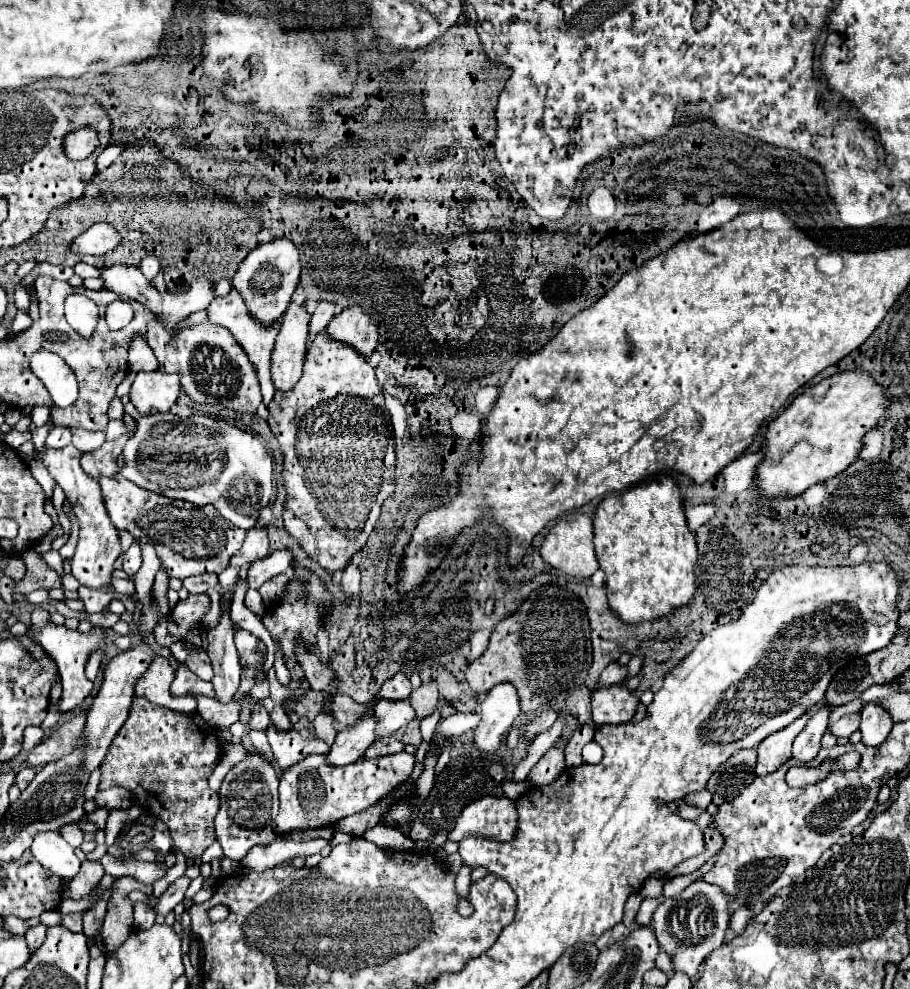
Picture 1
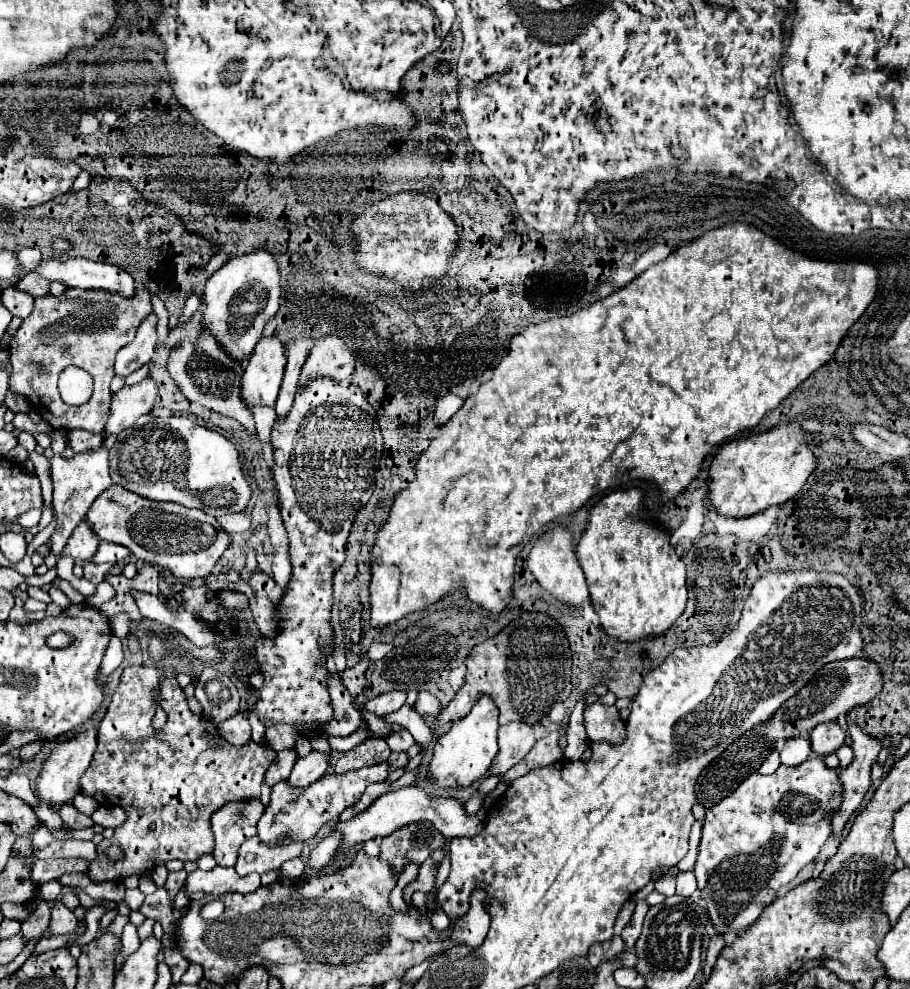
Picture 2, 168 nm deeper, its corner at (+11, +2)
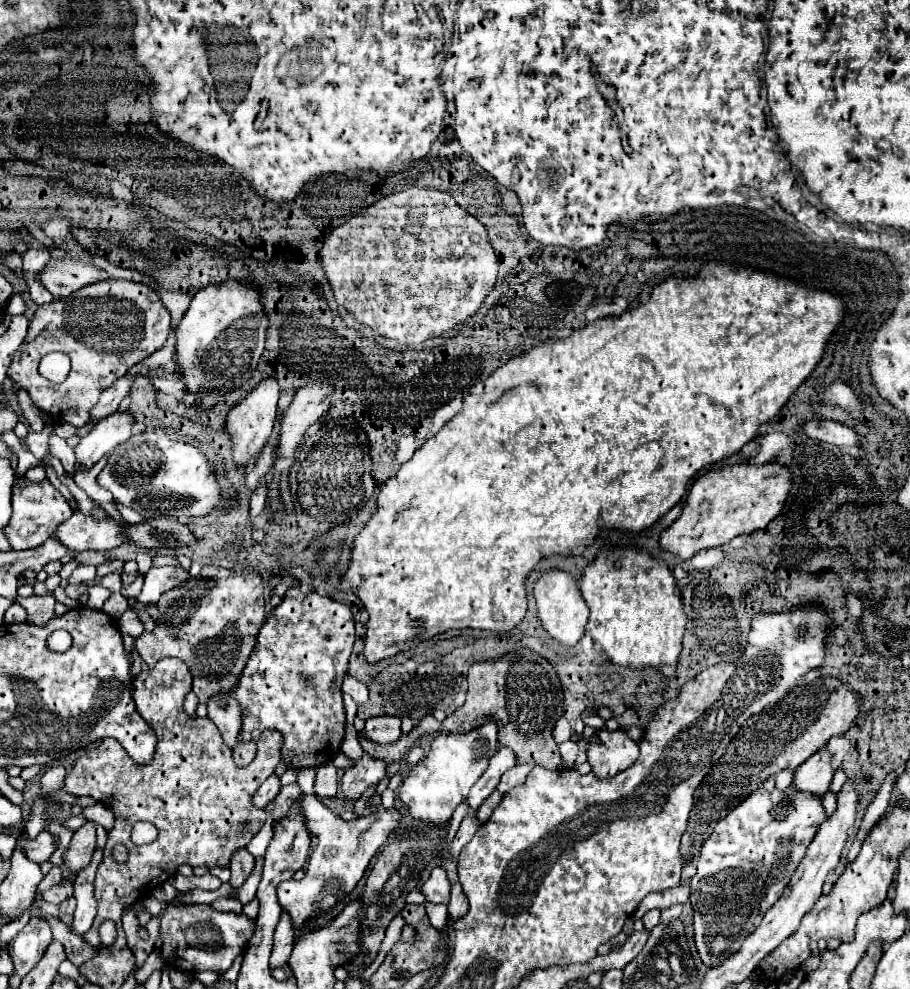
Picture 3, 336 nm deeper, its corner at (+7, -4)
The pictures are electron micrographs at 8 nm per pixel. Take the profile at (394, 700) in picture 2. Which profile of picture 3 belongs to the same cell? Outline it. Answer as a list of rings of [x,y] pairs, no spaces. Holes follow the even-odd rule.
[[[394,715],[370,717],[366,721],[364,735],[376,743],[394,743],[402,735],[400,717],[394,717]]]

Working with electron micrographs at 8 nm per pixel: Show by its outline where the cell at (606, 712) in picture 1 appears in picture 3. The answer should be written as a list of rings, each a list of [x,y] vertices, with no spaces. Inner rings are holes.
[[[602,727],[596,729],[594,735],[598,737],[598,743],[588,741],[586,753],[596,777],[614,777],[638,759],[638,745],[622,729],[608,731]]]

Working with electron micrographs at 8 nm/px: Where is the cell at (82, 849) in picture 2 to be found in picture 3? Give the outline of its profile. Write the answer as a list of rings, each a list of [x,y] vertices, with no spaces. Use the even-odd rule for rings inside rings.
[[[48,831],[40,833],[40,837],[36,841],[28,841],[24,845],[24,853],[28,853],[28,857],[32,857],[32,861],[36,861],[36,863],[50,861],[54,851],[56,851],[56,843]]]

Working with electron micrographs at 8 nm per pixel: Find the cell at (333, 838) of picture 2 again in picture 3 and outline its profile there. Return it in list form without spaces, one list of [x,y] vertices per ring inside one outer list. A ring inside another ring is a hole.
[[[282,911],[274,931],[274,949],[270,955],[270,969],[284,967],[288,963],[292,947],[294,947],[294,921],[288,915],[288,911]]]

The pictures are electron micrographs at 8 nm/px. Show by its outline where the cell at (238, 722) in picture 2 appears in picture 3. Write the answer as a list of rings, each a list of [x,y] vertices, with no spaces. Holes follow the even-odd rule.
[[[238,741],[236,743],[236,747],[232,749],[232,753],[234,753],[234,761],[236,761],[236,765],[240,765],[240,767],[244,767],[244,765],[248,765],[252,759],[254,759],[254,755],[256,755],[256,743],[254,741]]]

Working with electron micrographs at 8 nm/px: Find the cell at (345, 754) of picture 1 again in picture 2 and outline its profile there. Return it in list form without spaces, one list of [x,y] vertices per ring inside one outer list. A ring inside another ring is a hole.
[[[312,751],[308,757],[300,757],[288,777],[292,787],[308,787],[316,779],[320,779],[326,771],[330,771],[330,759],[324,753]]]

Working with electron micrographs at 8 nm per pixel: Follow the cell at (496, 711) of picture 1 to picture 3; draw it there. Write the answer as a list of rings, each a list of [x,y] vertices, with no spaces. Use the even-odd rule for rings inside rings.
[[[488,719],[484,725],[468,731],[468,733],[438,735],[432,741],[430,753],[402,781],[398,797],[402,799],[408,813],[420,821],[432,821],[432,823],[448,821],[452,817],[454,809],[462,801],[466,801],[470,787],[484,775],[484,771],[488,769],[490,757],[498,751],[496,733],[498,733],[496,723],[492,719]]]

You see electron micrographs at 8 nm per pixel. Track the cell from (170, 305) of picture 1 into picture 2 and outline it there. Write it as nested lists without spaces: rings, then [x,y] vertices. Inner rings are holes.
[[[152,313],[140,325],[134,343],[130,343],[128,347],[122,347],[116,353],[116,365],[114,365],[116,375],[128,377],[136,369],[140,369],[142,365],[150,363],[154,347],[156,347],[156,323],[158,323],[158,317]]]

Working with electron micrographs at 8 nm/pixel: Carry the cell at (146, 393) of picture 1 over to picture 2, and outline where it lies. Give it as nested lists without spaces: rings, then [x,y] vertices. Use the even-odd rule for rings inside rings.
[[[146,377],[138,385],[122,387],[120,391],[116,391],[110,403],[110,415],[104,425],[104,431],[108,435],[118,435],[120,431],[132,427],[138,417],[146,415],[152,409],[156,395],[156,383],[150,377]]]

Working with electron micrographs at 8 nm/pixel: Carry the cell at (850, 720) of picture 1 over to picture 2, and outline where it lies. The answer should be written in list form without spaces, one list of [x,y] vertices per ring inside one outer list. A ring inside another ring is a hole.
[[[822,723],[812,729],[810,745],[812,753],[820,757],[836,753],[844,745],[844,731],[838,727],[838,723]]]

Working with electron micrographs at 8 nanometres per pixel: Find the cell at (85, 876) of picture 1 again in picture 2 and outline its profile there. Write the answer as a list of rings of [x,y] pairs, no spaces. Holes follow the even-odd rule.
[[[56,903],[52,907],[52,917],[50,917],[50,935],[68,935],[68,933],[76,933],[78,927],[78,919],[74,917],[74,913],[70,909],[64,907],[64,903]]]

